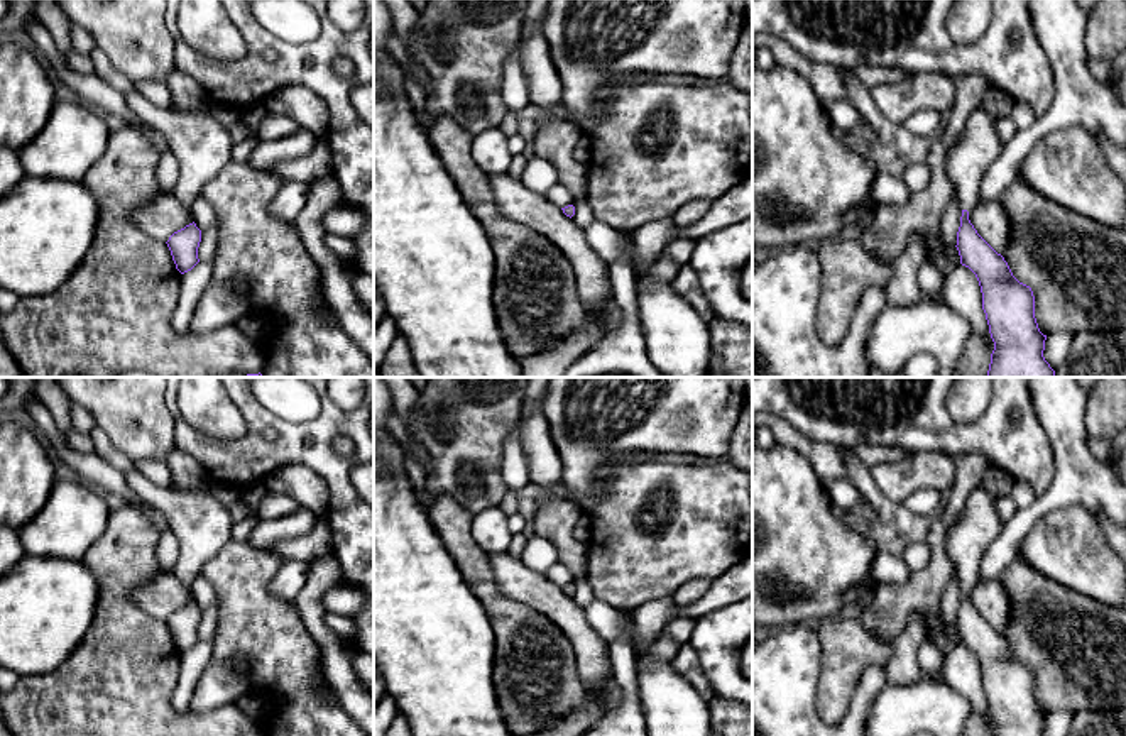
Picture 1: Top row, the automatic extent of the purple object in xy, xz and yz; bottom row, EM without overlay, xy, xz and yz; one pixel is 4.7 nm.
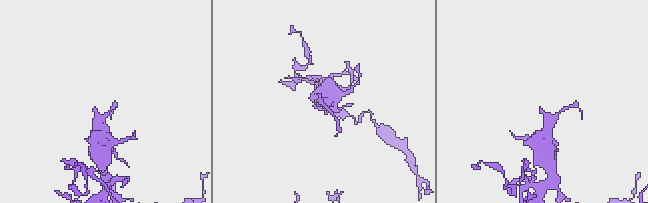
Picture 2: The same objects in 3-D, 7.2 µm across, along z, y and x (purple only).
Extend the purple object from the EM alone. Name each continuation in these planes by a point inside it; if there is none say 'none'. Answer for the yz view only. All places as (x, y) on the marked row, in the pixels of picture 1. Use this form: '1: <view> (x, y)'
1: yz (972, 153)

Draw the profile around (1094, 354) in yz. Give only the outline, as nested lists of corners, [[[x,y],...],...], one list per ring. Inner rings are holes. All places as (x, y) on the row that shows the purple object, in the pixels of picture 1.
[[[1126,330],[1075,333],[1055,377],[1126,377]]]

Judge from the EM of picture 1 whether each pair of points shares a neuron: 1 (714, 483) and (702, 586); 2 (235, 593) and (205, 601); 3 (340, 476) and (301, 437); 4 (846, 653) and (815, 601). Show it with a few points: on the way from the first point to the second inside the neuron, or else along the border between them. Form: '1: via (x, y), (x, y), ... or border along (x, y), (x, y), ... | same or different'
1: border along (712, 581), (690, 579), (673, 596) | different
2: border along (200, 574), (212, 586), (217, 598) | different
3: via (330, 466), (311, 447) | same
4: border along (830, 616), (819, 621) | different

